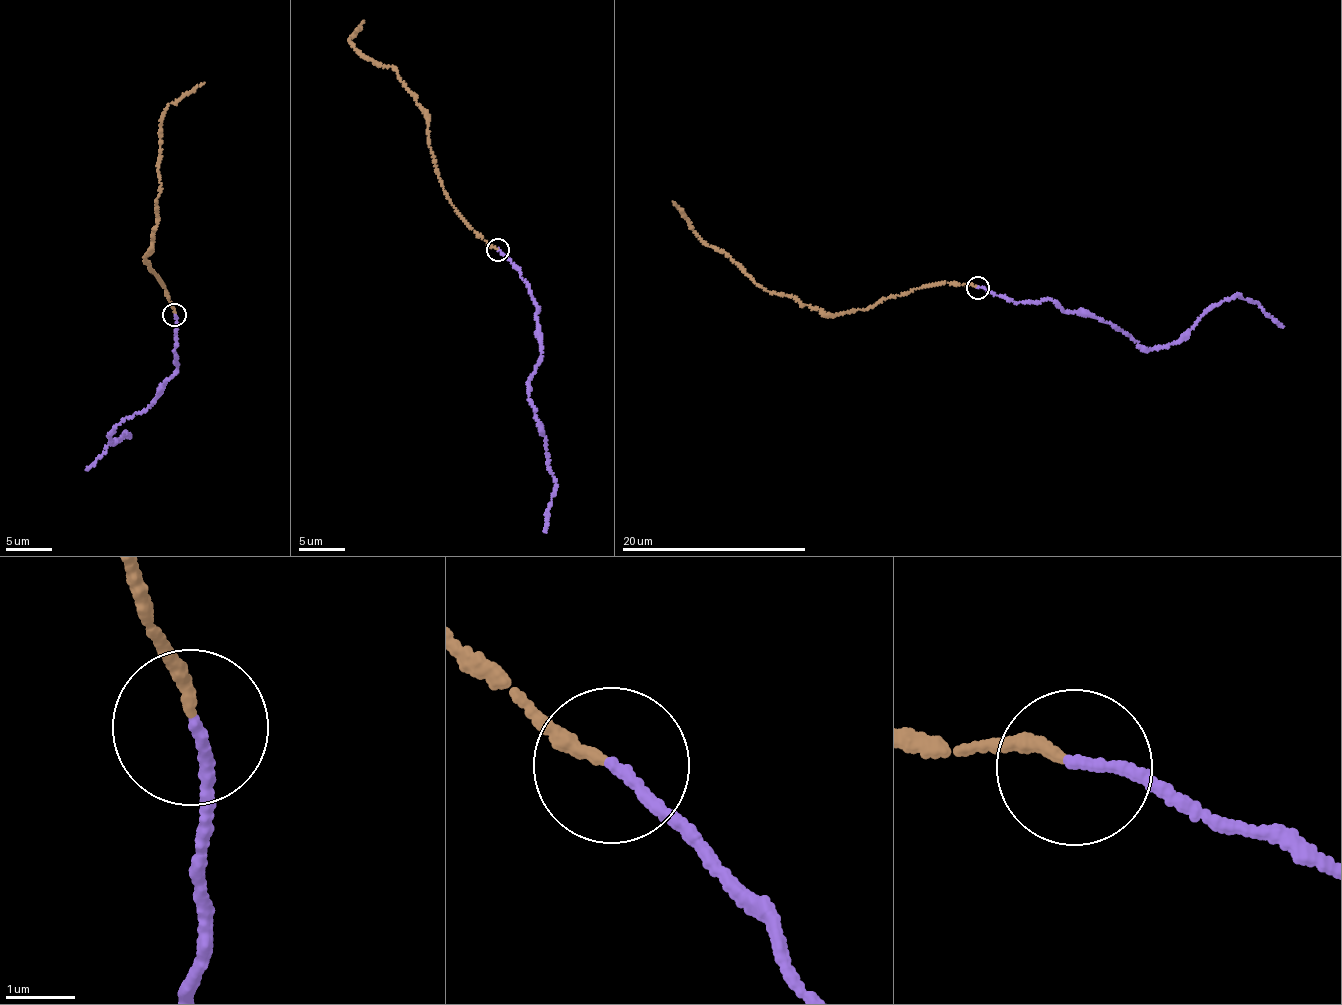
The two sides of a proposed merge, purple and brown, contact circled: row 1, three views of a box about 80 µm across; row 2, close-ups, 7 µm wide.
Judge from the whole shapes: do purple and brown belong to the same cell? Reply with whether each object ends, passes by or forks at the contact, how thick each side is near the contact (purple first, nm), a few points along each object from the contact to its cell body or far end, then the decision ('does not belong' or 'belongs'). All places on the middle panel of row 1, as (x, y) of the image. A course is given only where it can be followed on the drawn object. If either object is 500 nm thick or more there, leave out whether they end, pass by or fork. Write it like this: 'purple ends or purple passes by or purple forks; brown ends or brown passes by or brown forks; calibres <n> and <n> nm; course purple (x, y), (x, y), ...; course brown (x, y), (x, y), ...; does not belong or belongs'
purple ends; brown ends; calibres 140 and 170 nm; course purple (498, 249), (520, 271), (536, 303), (534, 315), (541, 361), (529, 380), (529, 395), (554, 485), (544, 532); course brown (497, 249), (450, 200), (433, 154), (427, 111), (398, 70), (380, 66), (354, 48), (349, 38), (364, 20); belongs

